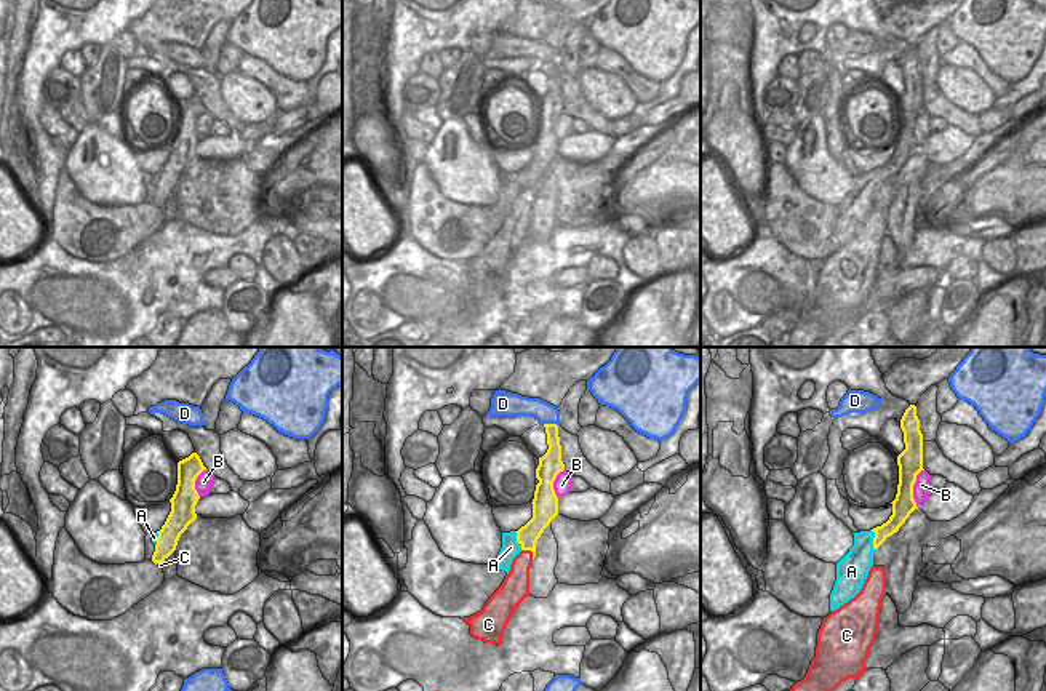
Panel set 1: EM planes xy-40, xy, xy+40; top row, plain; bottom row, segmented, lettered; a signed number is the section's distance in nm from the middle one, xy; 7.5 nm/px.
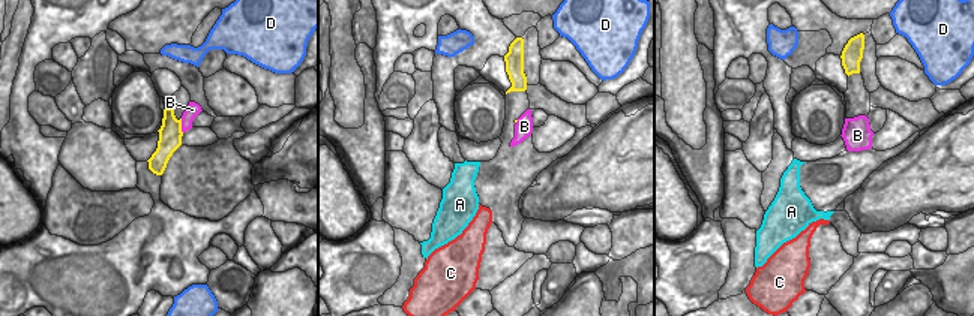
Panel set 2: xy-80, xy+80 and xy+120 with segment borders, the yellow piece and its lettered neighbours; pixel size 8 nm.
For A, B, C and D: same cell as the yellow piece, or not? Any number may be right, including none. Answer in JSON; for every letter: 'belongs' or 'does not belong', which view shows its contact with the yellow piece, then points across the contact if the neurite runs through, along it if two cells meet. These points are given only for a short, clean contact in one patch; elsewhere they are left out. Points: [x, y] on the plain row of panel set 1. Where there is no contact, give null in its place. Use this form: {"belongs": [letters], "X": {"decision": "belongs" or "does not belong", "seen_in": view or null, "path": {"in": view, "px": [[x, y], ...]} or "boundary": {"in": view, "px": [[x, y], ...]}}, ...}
{"belongs": ["C"], "A": {"decision": "does not belong", "seen_in": "xy", "boundary": {"in": "xy", "px": [[515, 173], [515, 183], [522, 191]]}}, "B": {"decision": "does not belong", "seen_in": "xy+40", "boundary": {"in": "xy+40", "px": [[923, 111], [914, 127], [917, 149]]}}, "C": {"decision": "belongs", "seen_in": "xy"}, "D": {"decision": "does not belong", "seen_in": "xy", "boundary": {"in": "xy", "px": [[542, 66], [557, 67]]}}}

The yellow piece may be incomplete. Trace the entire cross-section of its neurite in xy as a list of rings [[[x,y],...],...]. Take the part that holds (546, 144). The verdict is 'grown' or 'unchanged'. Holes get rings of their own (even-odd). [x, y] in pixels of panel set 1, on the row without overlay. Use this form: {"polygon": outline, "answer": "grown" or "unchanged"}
{"polygon": [[[544,66],[547,75],[547,94],[539,99],[533,141],[533,160],[517,173],[521,194],[513,200],[502,227],[489,238],[483,251],[464,262],[470,267],[470,277],[485,285],[502,286],[504,272],[515,250],[529,237],[529,210],[536,198],[536,184],[558,157],[558,139],[553,123],[565,112],[557,66]]], "answer": "grown"}

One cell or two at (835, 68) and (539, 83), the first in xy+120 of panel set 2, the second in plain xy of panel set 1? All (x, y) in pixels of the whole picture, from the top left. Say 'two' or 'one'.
one

